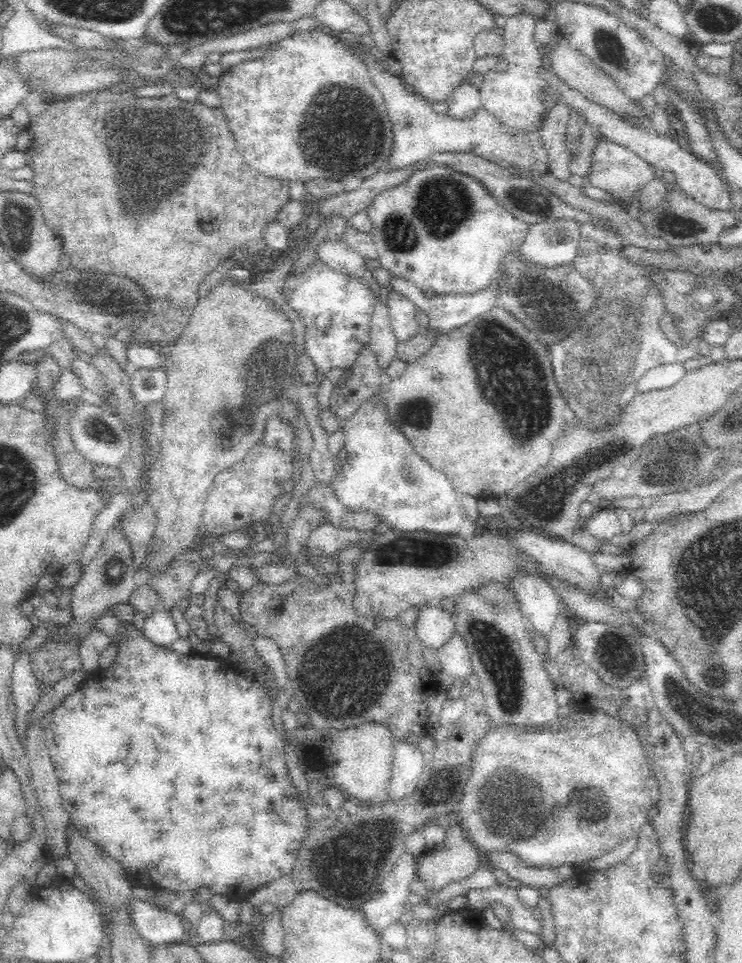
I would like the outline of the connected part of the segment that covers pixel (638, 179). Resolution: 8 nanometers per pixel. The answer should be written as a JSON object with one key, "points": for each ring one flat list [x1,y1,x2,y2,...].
{"points":[[600,138,599,146,594,150,589,180,591,181,591,186,602,188,617,201,632,196,633,191,638,189,638,186,646,184,655,175,656,171,653,166,650,166,645,160,633,154,624,146,616,144,614,141,608,140,608,138]]}

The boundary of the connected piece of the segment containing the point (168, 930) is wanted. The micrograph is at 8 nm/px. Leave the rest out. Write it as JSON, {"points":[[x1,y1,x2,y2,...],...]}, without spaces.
{"points":[[142,901,132,902,132,908,136,926,150,945,168,945,188,939,187,925,177,914]]}

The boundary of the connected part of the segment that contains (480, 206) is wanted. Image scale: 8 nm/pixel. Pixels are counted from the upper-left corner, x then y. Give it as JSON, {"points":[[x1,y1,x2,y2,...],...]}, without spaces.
{"points":[[427,167,427,169,416,171,407,181,399,184,397,187,374,197,371,205,367,208,367,215,371,218,373,224,373,241,377,248,378,258,381,266,387,269,392,276,402,278,421,291,432,290,434,295,442,296,447,294,473,295,477,292,488,290,492,284,492,278,496,274,496,266,500,262,500,256,509,249,516,249,520,246,528,232,528,225,525,222,513,217,504,207,500,206,492,195,476,180,470,180,466,176,448,170,444,167]]}

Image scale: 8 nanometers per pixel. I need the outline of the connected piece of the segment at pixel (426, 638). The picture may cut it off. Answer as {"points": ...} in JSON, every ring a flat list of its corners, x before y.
{"points":[[438,604,420,607,415,627,417,638,423,642,429,654,442,648,455,636,451,613,441,609]]}

